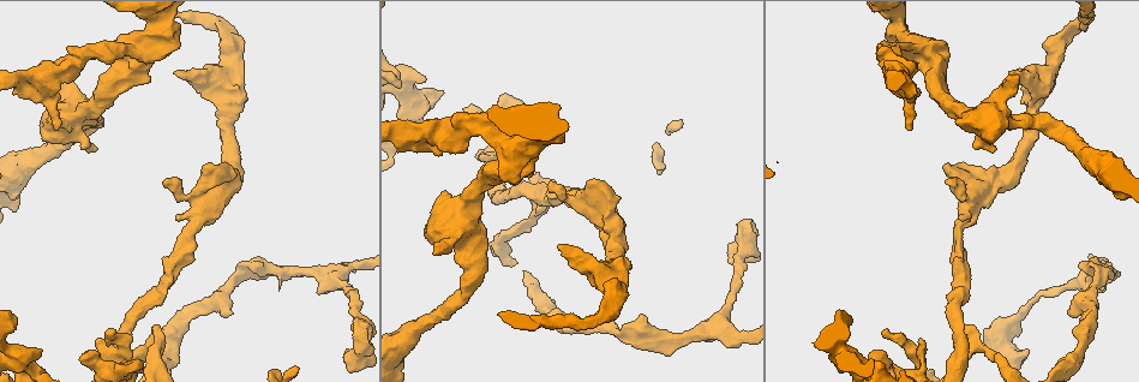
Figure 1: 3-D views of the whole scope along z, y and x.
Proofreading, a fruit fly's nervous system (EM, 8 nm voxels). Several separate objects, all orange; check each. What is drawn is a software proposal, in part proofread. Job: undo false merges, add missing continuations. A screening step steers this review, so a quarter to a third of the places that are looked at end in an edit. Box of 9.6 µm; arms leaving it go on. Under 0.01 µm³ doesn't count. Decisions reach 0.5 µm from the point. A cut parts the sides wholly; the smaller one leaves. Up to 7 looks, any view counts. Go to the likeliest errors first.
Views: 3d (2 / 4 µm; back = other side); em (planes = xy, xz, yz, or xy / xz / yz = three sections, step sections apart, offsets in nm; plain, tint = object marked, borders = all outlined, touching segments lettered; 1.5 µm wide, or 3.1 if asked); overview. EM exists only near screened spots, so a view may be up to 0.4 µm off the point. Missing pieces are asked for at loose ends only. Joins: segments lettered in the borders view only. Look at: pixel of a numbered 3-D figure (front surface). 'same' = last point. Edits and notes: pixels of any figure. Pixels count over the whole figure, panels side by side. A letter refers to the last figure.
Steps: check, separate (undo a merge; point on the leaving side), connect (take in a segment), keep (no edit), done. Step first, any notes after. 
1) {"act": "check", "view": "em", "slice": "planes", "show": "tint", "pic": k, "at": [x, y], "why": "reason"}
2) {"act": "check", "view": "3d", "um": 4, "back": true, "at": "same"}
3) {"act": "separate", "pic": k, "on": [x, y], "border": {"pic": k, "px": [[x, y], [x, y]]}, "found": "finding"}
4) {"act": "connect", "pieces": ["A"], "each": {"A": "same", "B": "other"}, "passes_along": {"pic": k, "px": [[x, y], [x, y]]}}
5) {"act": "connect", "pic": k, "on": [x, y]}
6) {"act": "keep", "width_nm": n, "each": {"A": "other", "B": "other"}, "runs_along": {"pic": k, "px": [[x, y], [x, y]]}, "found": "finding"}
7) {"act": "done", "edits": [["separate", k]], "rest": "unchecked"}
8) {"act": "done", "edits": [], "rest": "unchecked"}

{"act": "check", "view": "em", "slice": "yz", "step": 8, "show": "borders", "pic": 1, "at": [1008, 73], "why": "stops while still wide"}

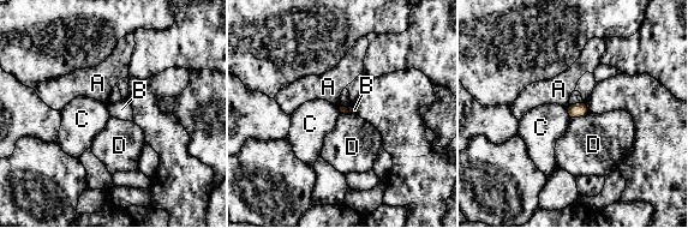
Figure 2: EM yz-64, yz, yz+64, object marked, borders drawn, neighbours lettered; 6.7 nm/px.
{"act": "keep", "each": {"A": "other", "B": "other", "C": "other", "D": "other"}, "border": {"pic": 2, "px": [[566, 107], [569, 119]]}, "found": "none of them fits"}

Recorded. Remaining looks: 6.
{"act": "check", "view": "em", "slice": "xy", "step": 4, "show": "tint", "pic": 1, "at": [231, 315], "why": "free end"}

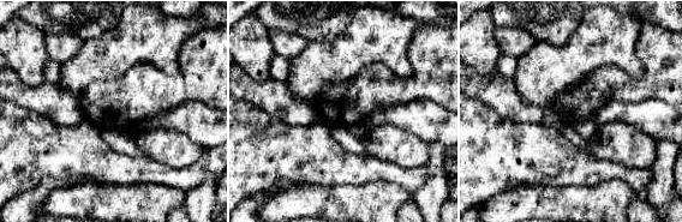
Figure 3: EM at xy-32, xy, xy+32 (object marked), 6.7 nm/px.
{"act": "check", "view": "em", "slice": "planes", "show": "borders", "at": "same", "why": "another direction"}

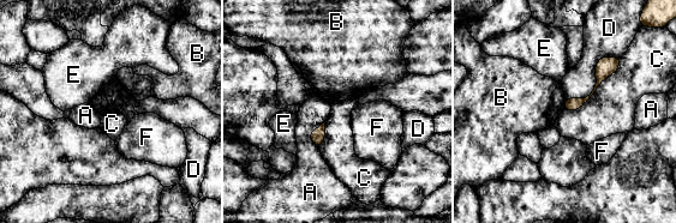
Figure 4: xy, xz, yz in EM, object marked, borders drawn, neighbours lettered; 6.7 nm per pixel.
{"act": "keep", "each": {"A": "other", "B": "other", "C": "other", "D": "other", "E": "other", "F": "other"}, "runs_along": {"pic": 4, "px": [[616, 60], [584, 101], [567, 106]]}, "found": "none of them fits"}

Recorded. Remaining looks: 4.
{"act": "check", "view": "3d", "um": 4, "pic": 1, "at": [539, 209], "why": "branch stops here"}

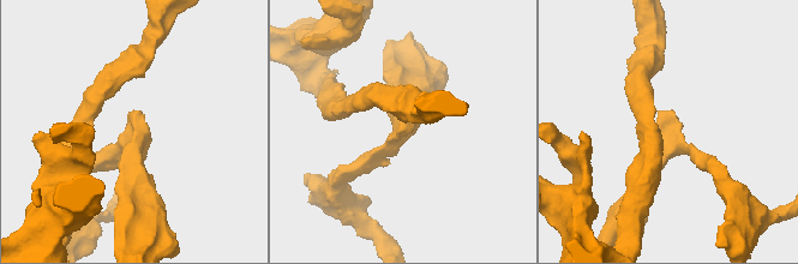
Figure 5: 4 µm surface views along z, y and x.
{"act": "check", "view": "em", "slice": "xz", "step": 8, "show": "borders", "pic": 5, "at": [132, 112]}

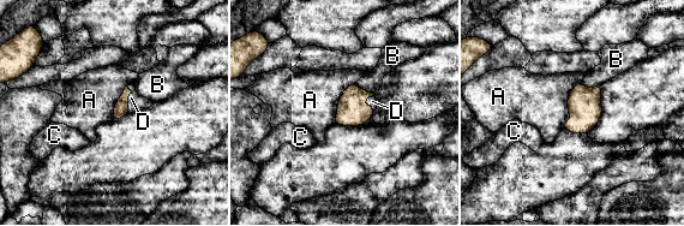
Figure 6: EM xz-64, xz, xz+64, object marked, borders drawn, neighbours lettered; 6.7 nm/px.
{"act": "connect", "pieces": ["D"], "each": {"A": "other", "B": "other", "C": "other", "D": "same"}, "passes_along": {"pic": 6, "px": [[121, 107], [127, 100], [136, 102]]}, "found": "the cell continues"}

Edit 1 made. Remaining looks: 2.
{"act": "done", "edits": [["connect", 6]], "rest": "unchecked"}

